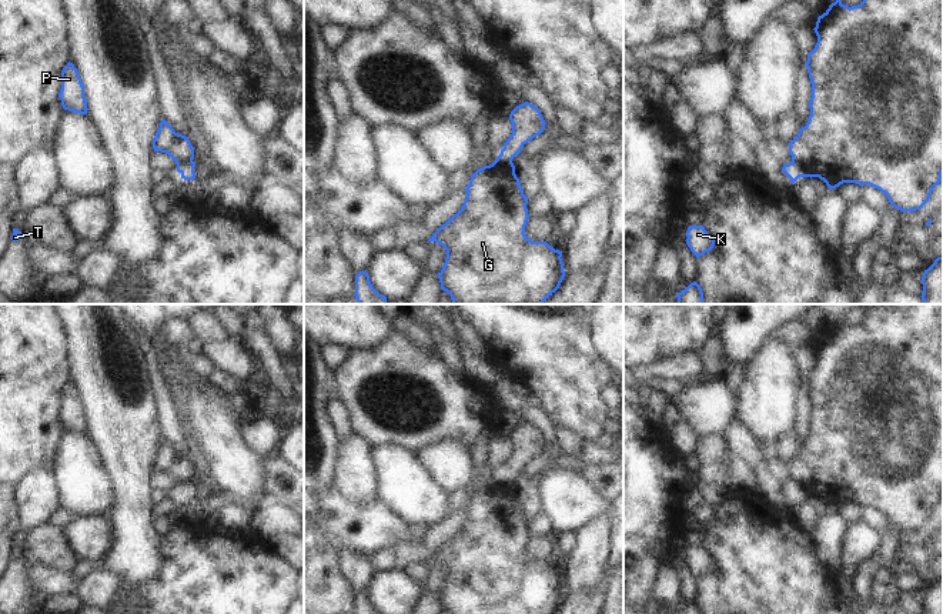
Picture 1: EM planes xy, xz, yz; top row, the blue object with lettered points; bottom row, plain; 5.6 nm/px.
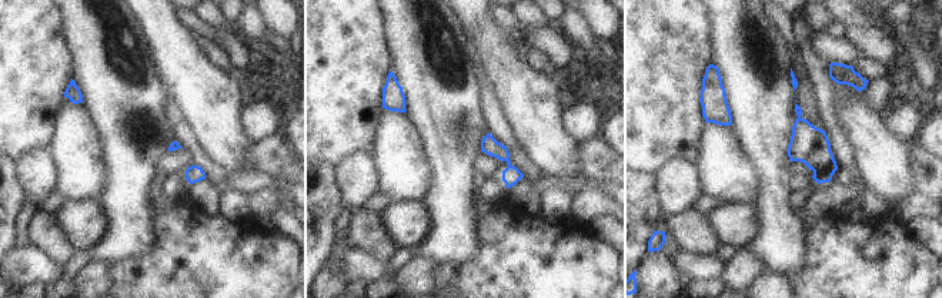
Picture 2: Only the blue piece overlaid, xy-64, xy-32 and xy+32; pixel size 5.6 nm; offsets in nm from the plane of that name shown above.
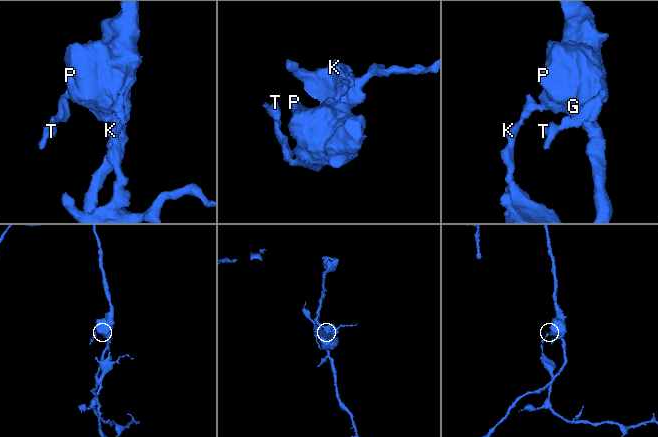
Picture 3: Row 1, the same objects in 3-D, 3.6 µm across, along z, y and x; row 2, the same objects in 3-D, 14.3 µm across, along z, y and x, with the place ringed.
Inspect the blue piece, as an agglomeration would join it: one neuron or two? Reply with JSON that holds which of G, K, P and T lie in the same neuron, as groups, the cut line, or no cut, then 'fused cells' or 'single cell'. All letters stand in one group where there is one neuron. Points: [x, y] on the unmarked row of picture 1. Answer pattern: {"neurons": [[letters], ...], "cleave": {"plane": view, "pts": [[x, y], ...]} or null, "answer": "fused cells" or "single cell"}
{"neurons": [["G", "P", "T"], ["K"]], "cleave": {"plane": "yz", "pts": [[792, 481], [799, 496]]}, "answer": "fused cells"}

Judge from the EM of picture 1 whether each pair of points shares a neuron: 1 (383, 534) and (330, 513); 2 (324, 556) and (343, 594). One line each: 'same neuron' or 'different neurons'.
1: same neuron
2: same neuron

